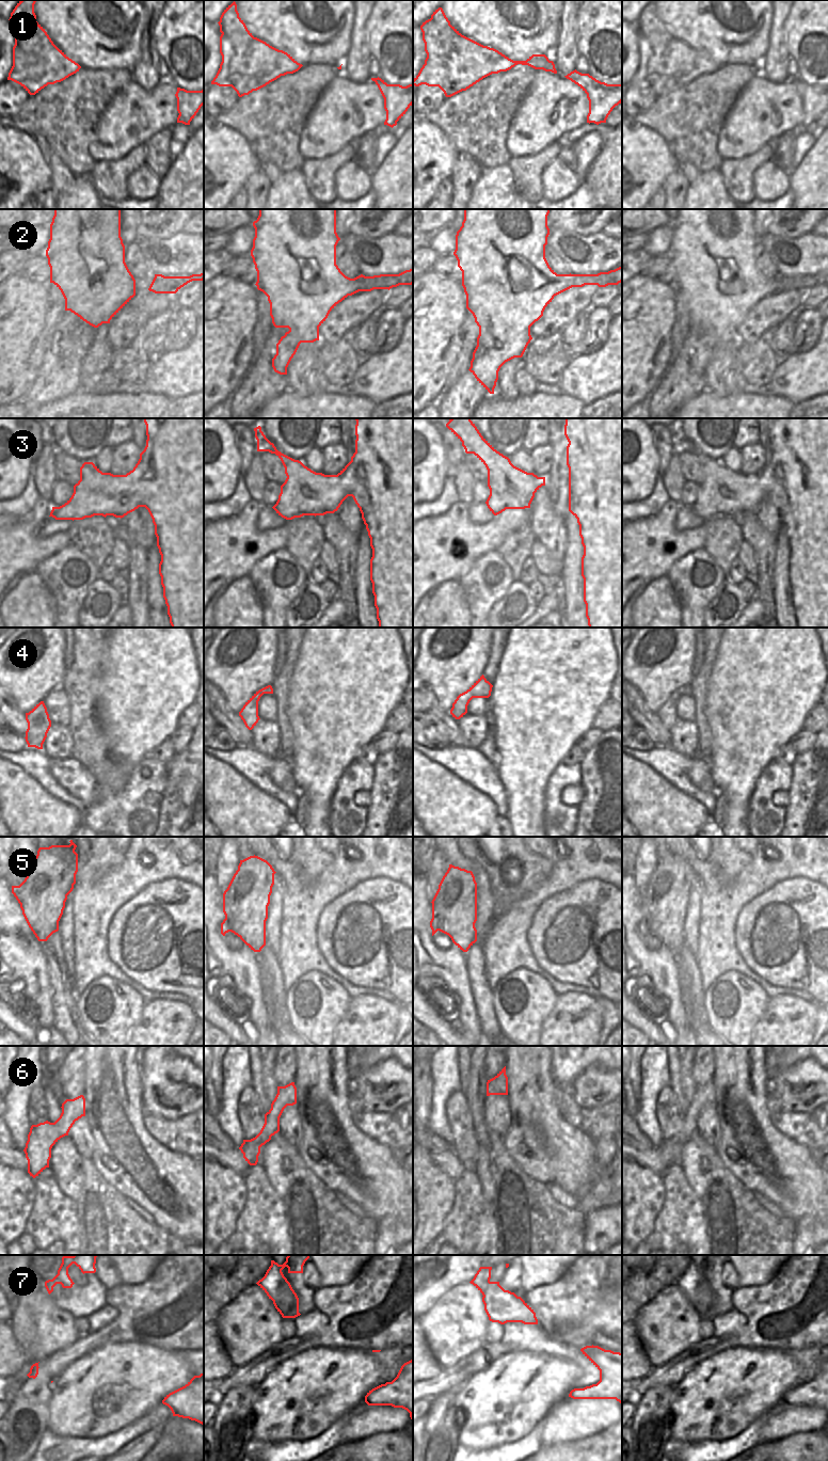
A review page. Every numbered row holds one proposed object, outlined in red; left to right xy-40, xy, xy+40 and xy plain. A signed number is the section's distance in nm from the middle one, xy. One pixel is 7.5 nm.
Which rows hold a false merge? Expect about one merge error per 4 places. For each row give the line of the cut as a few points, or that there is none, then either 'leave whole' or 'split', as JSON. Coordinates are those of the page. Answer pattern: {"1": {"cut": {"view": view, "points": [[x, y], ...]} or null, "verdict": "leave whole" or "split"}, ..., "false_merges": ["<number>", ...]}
{"1": {"cut": {"view": "xy-40", "points": [[15, 43], [29, 53], [46, 53], [56, 46]]}, "verdict": "split"}, "2": {"cut": null, "verdict": "leave whole"}, "3": {"cut": null, "verdict": "leave whole"}, "4": {"cut": null, "verdict": "leave whole"}, "5": {"cut": null, "verdict": "leave whole"}, "6": {"cut": null, "verdict": "leave whole"}, "7": {"cut": {"view": "xy", "points": [[288, 1282], [280, 1287], [280, 1292], [273, 1301]]}, "verdict": "split"}, "false_merges": ["1", "7"]}

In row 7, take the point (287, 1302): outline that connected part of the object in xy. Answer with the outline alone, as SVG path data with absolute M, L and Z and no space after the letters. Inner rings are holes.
M289 1282L280 1287L280 1293L273 1304L283 1318L296 1318L301 1315L299 1298Z

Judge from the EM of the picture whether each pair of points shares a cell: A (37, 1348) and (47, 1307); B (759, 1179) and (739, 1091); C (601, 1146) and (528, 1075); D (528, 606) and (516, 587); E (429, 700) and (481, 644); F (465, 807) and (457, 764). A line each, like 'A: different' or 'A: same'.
A: same
B: same
C: different
D: same
E: different
F: different

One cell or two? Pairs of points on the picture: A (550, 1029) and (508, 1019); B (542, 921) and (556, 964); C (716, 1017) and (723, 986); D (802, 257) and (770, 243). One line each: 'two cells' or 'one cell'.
A: two cells
B: one cell
C: one cell
D: one cell

